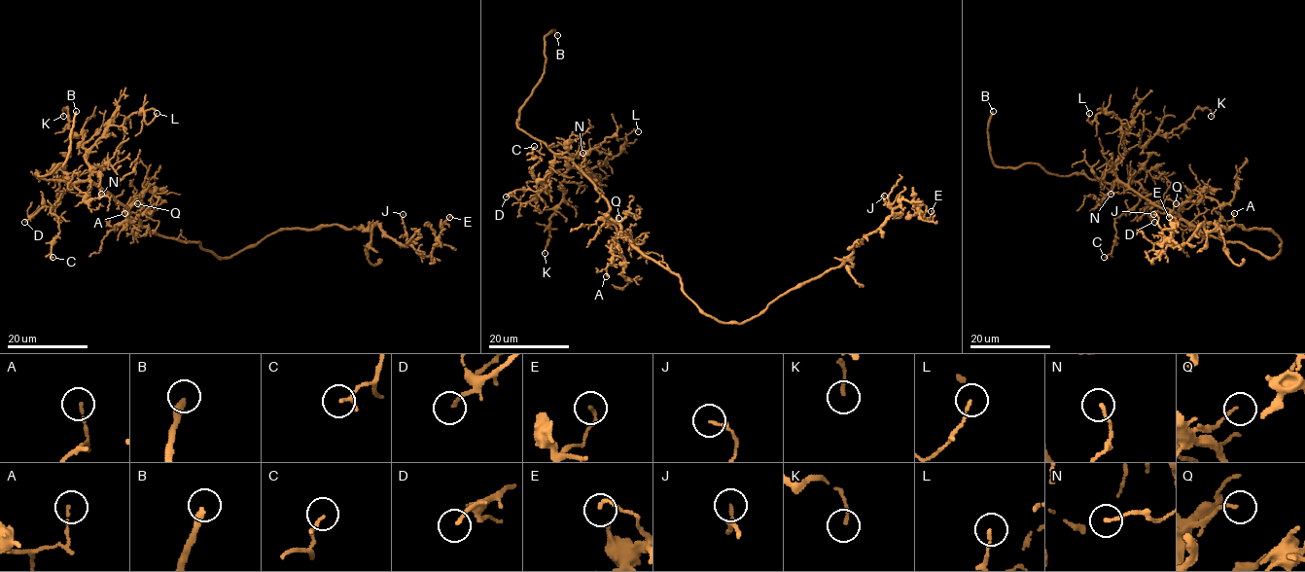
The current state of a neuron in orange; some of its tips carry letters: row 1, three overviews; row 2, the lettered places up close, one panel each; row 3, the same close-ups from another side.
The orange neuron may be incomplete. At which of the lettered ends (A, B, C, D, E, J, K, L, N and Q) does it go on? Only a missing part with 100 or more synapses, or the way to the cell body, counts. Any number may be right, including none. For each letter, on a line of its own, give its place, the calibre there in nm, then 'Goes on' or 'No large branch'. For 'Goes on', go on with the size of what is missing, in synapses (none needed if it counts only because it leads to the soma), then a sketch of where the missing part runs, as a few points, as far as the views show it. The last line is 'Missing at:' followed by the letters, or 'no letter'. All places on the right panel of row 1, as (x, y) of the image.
A: Place: (1234, 213). Thickness 120 nm. No large branch
B: Place: (993, 111). Thickness 320 nm. Goes on
C: Place: (1104, 257). Thickness 160 nm. No large branch
D: Place: (1154, 222). Thickness 150 nm. No large branch
E: Place: (1169, 217). Thickness 150 nm. No large branch
J: Place: (1153, 214). Thickness 160 nm. No large branch
K: Place: (1211, 116). Thickness 160 nm. No large branch
L: Place: (1089, 113). Thickness 120 nm. No large branch
N: Place: (1111, 194). Thickness 140 nm. No large branch
Q: Place: (1176, 203). Thickness 130 nm. No large branch
Missing at: B

